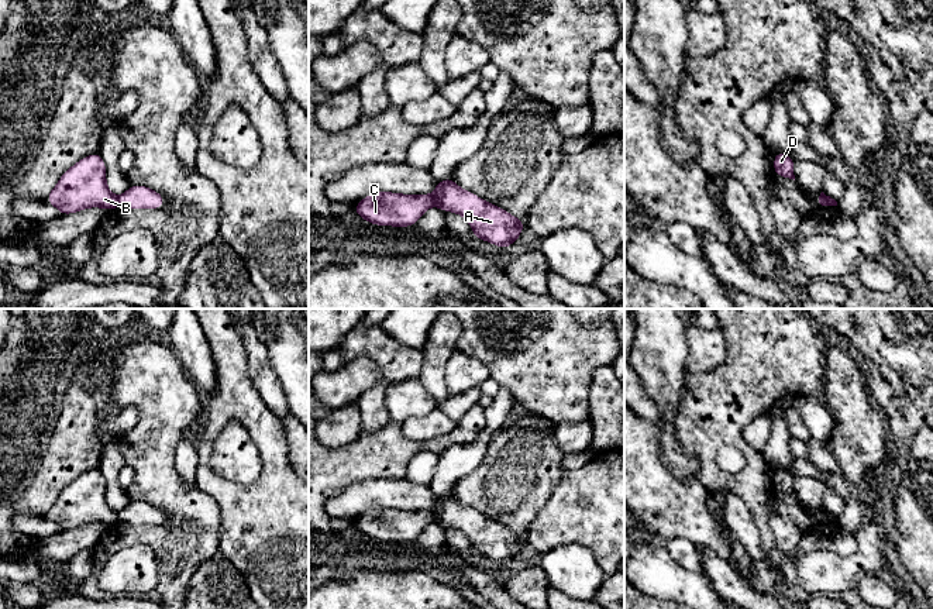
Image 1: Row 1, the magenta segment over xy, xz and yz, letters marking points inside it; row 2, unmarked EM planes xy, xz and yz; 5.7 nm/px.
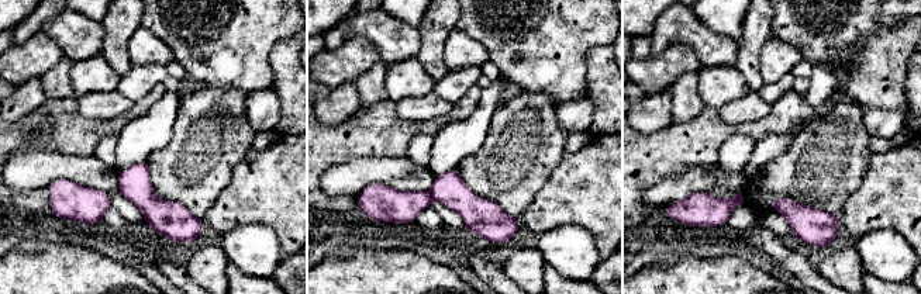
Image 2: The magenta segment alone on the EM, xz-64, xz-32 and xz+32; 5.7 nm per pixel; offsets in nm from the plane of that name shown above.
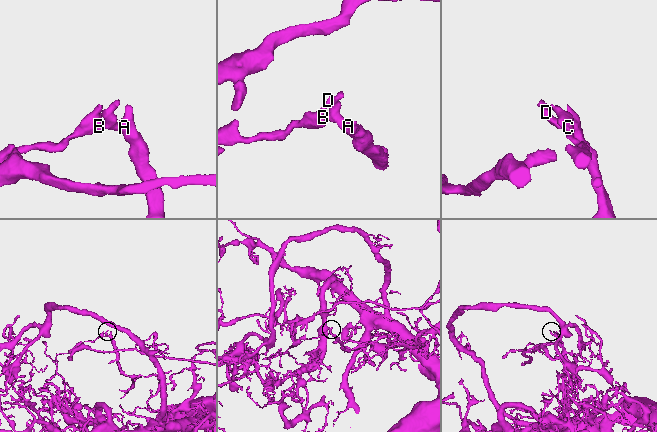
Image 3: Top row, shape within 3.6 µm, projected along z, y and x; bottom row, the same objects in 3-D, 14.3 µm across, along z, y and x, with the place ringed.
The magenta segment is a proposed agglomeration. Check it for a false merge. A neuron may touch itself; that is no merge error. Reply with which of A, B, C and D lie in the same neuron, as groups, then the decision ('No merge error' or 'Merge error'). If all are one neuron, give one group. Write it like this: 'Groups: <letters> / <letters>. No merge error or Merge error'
Groups: A D / B C. Merge error

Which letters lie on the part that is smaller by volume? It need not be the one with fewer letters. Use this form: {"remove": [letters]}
{"remove": ["B", "C"]}

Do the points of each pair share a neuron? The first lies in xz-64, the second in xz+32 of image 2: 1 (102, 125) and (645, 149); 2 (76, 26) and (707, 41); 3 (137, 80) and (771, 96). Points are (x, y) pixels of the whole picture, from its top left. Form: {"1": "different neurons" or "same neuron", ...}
{"1": "same neuron", "2": "same neuron", "3": "same neuron"}

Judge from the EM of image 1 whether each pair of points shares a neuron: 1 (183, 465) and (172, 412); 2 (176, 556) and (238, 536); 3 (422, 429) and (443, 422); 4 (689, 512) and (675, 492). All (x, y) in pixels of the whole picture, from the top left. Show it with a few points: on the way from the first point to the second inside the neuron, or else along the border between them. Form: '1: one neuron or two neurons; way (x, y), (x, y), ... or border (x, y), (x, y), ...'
1: two neurons; border (186, 434), (175, 450), (175, 471), (179, 477)
2: two neurons; border (221, 511), (217, 551)
3: one neuron; way (427, 427), (437, 423)
4: one neuron; way (685, 508), (675, 496)

